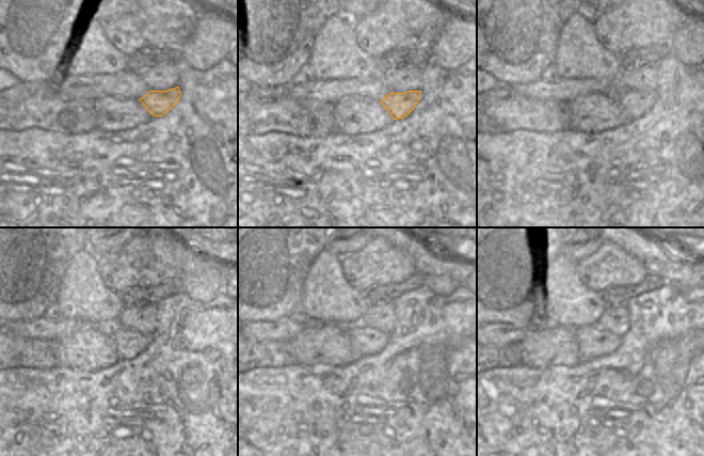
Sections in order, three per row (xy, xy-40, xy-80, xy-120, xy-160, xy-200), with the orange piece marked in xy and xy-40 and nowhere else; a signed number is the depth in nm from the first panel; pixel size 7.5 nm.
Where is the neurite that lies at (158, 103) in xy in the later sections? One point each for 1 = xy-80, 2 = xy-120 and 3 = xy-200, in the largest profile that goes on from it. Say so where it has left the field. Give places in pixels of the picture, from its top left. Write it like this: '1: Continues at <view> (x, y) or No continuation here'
1: Continues at xy-80 (635, 104)
2: Continues at xy-120 (128, 343)
3: Continues at xy-200 (593, 342)

